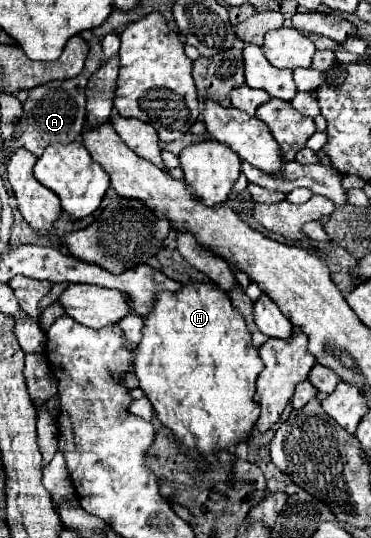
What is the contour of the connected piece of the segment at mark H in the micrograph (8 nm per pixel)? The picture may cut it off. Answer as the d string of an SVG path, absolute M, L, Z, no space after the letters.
M189 283L189 285L183 285L179 291L159 291L157 297L155 297L155 305L153 305L153 311L145 317L145 327L143 327L143 339L137 347L137 355L135 355L135 361L133 361L133 373L139 381L139 389L143 389L143 393L147 395L147 399L151 401L159 421L169 427L177 441L189 449L191 455L201 455L207 463L213 463L213 457L217 457L217 451L221 449L233 449L235 445L239 445L241 441L247 441L247 435L253 431L257 419L259 419L259 407L255 407L253 403L253 395L255 395L255 381L261 373L261 357L259 357L259 351L253 347L251 343L251 333L245 325L245 319L241 317L241 313L237 309L233 309L233 303L229 299L229 295L213 285L207 285L207 283Z

